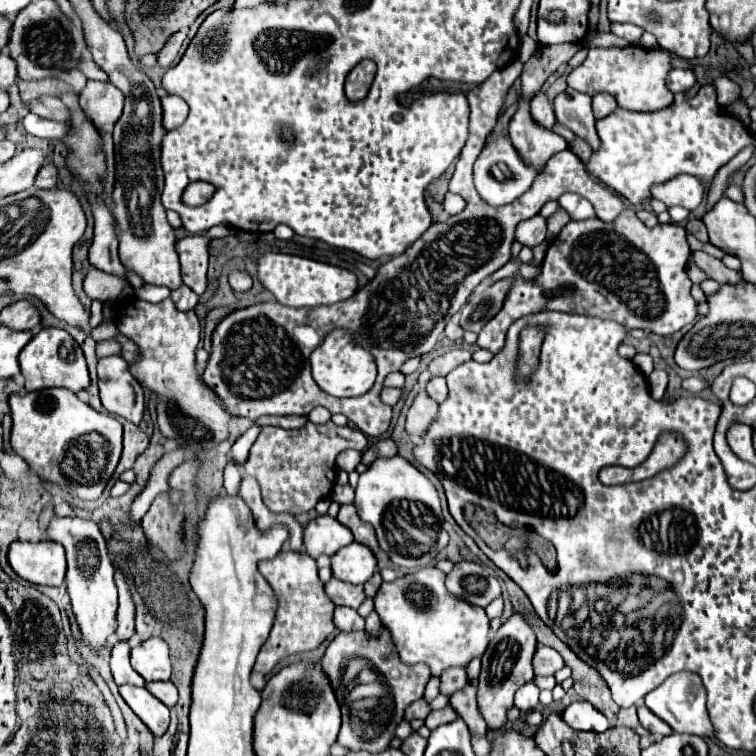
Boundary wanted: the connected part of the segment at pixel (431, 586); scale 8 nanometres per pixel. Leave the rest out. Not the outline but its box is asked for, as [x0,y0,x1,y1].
[374,567,490,675]

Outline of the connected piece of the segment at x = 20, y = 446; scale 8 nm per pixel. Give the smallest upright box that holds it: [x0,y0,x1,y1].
[10,387,122,499]

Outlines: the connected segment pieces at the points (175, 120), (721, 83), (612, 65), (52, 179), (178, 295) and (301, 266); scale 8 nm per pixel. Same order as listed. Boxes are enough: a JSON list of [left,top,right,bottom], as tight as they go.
[[162,95,188,131],[714,79,740,104],[568,45,674,111],[36,163,58,189],[170,285,200,311],[258,253,358,307]]

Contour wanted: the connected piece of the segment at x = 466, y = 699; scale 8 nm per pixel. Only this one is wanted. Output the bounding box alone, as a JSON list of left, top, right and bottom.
[450,683,488,735]

